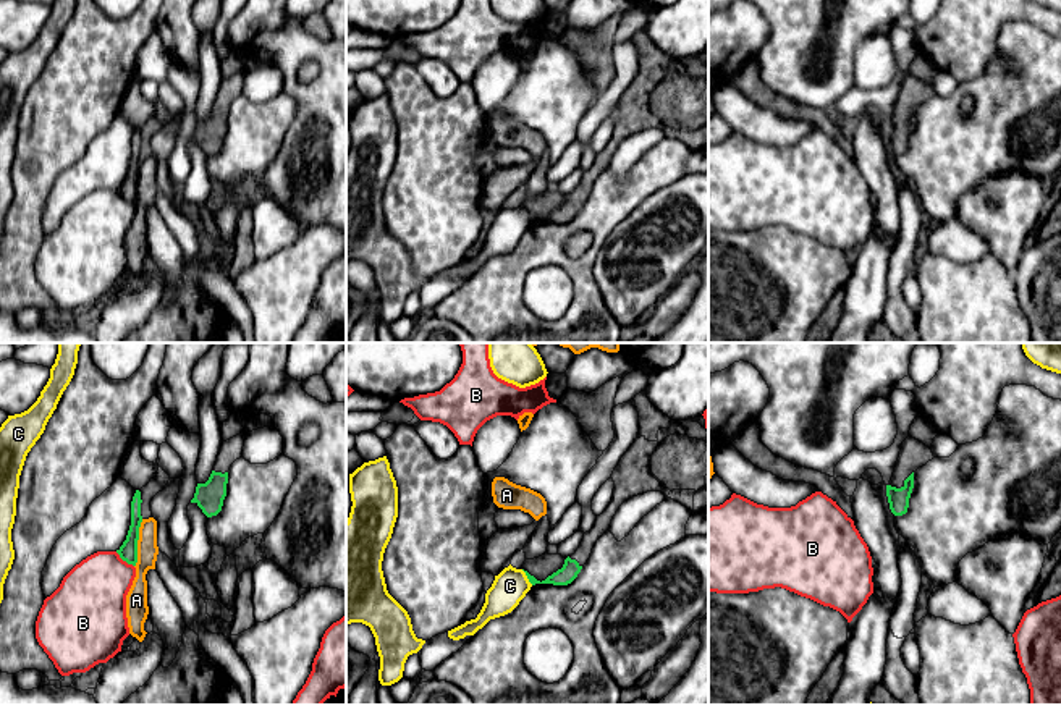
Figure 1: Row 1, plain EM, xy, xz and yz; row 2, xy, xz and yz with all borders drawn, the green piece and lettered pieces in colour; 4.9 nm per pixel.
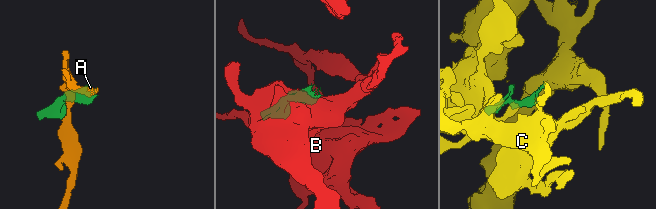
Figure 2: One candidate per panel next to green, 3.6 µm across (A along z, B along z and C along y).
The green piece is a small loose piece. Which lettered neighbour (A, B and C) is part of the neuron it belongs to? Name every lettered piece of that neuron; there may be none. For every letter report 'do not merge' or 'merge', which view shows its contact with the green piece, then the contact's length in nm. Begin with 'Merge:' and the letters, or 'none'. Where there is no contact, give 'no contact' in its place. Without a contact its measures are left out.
Merge: none
A: do not merge | xy | 240 nm
B: do not merge | xy | 120 nm
C: do not merge | xz | 100 nm

